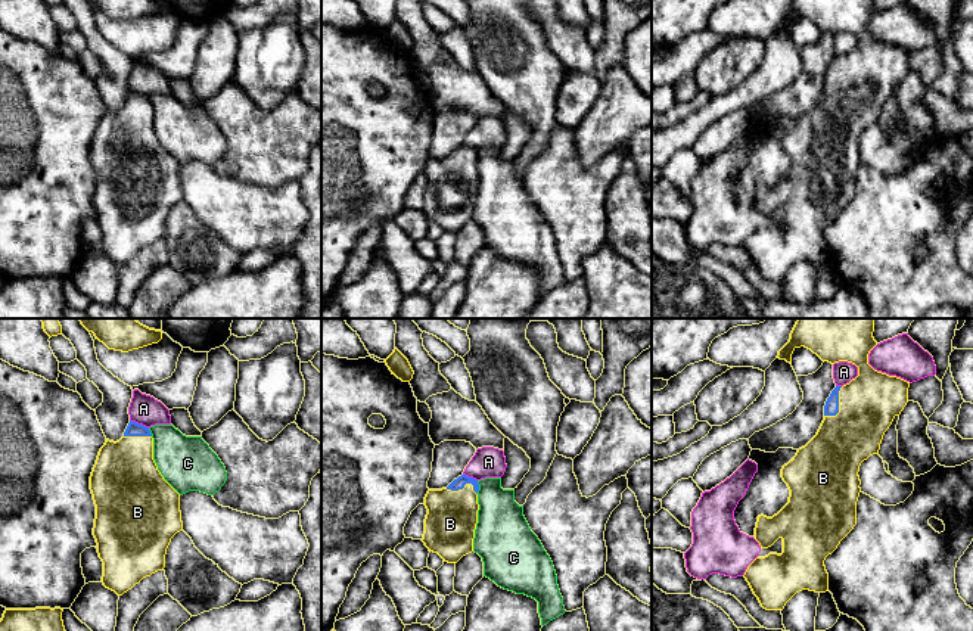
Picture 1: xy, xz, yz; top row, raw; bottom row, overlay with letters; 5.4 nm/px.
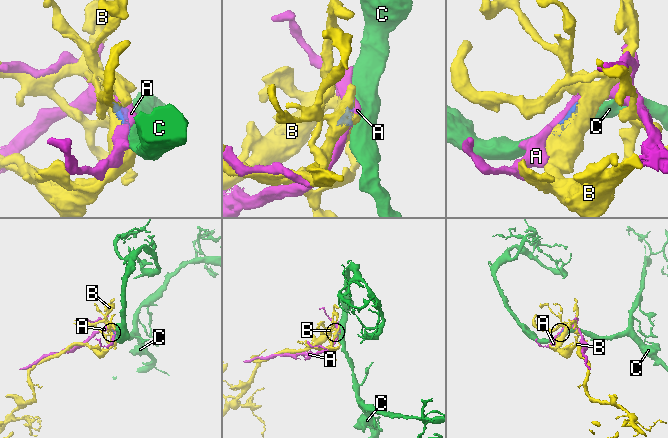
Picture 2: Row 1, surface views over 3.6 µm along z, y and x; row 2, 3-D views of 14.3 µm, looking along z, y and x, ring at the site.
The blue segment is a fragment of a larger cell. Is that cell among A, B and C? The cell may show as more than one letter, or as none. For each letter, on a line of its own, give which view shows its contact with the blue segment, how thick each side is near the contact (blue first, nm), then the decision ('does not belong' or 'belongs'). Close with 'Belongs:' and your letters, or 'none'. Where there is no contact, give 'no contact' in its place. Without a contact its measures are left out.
A: contact in xy; calibres 80 and 160 nm; does not belong
B: contact in yz; calibres 80 and 320 nm; belongs
C: contact in xz; calibres 70 and 260 nm; does not belong
Belongs: B

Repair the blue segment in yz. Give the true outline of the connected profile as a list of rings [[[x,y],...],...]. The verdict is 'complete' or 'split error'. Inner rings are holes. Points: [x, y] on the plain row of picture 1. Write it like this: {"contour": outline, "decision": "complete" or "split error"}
{"contour": [[[792,0],[789,12],[777,28],[792,34],[796,18],[805,16],[823,31],[848,31],[858,37],[858,46],[843,56],[836,56],[824,75],[824,90],[817,105],[783,136],[781,147],[790,159],[789,172],[773,187],[758,186],[755,209],[761,218],[783,209],[783,223],[756,227],[744,248],[761,276],[783,280],[799,261],[829,261],[829,243],[824,230],[857,195],[857,171],[861,162],[859,136],[879,124],[885,102],[908,72],[910,52],[874,40],[868,24],[877,15],[874,0]]], "decision": "split error"}

